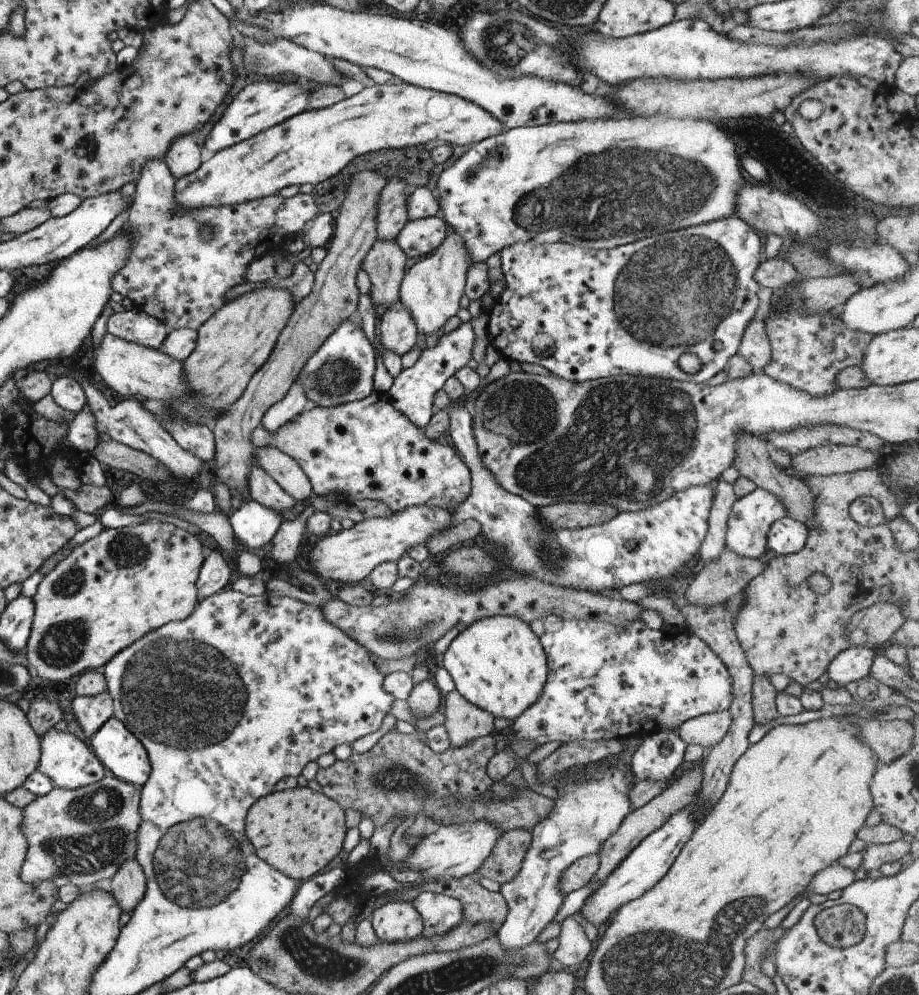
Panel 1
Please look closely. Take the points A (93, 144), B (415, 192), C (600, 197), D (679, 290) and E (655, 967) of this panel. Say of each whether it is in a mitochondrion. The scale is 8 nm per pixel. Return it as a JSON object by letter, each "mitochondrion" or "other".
{"A":"mitochondrion","B":"other","C":"mitochondrion","D":"mitochondrion","E":"mitochondrion"}

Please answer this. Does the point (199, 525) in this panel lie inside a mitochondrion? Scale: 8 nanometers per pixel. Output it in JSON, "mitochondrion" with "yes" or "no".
{"mitochondrion":"no"}

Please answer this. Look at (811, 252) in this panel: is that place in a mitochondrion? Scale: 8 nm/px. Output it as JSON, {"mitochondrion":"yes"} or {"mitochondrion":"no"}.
{"mitochondrion":"yes"}

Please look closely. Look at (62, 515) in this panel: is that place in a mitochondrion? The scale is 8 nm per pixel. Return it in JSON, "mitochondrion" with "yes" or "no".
{"mitochondrion":"no"}

